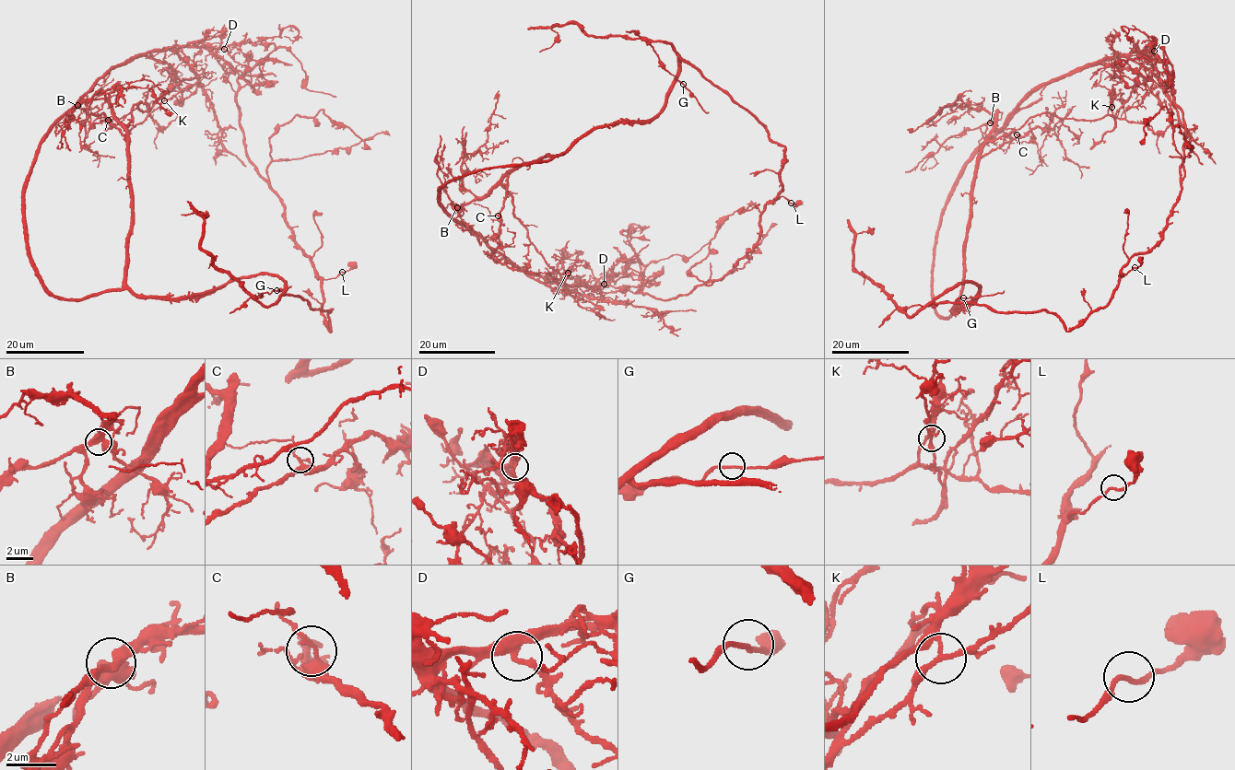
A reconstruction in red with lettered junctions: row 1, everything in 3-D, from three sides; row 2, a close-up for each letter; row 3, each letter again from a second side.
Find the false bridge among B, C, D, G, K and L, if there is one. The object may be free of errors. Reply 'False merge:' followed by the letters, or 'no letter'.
False merge: K

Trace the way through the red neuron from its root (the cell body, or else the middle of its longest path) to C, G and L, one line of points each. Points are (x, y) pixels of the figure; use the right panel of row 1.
C: (965, 256), (975, 165), (992, 150), (1011, 142), (1017, 134)
G: (965, 256), (964, 285), (952, 311), (973, 305), (980, 288), (961, 282), (915, 313), (905, 311), (963, 297)
L: (965, 256), (952, 311), (980, 297), (961, 282), (935, 301), (1047, 310), (1067, 331), (1135, 267)

